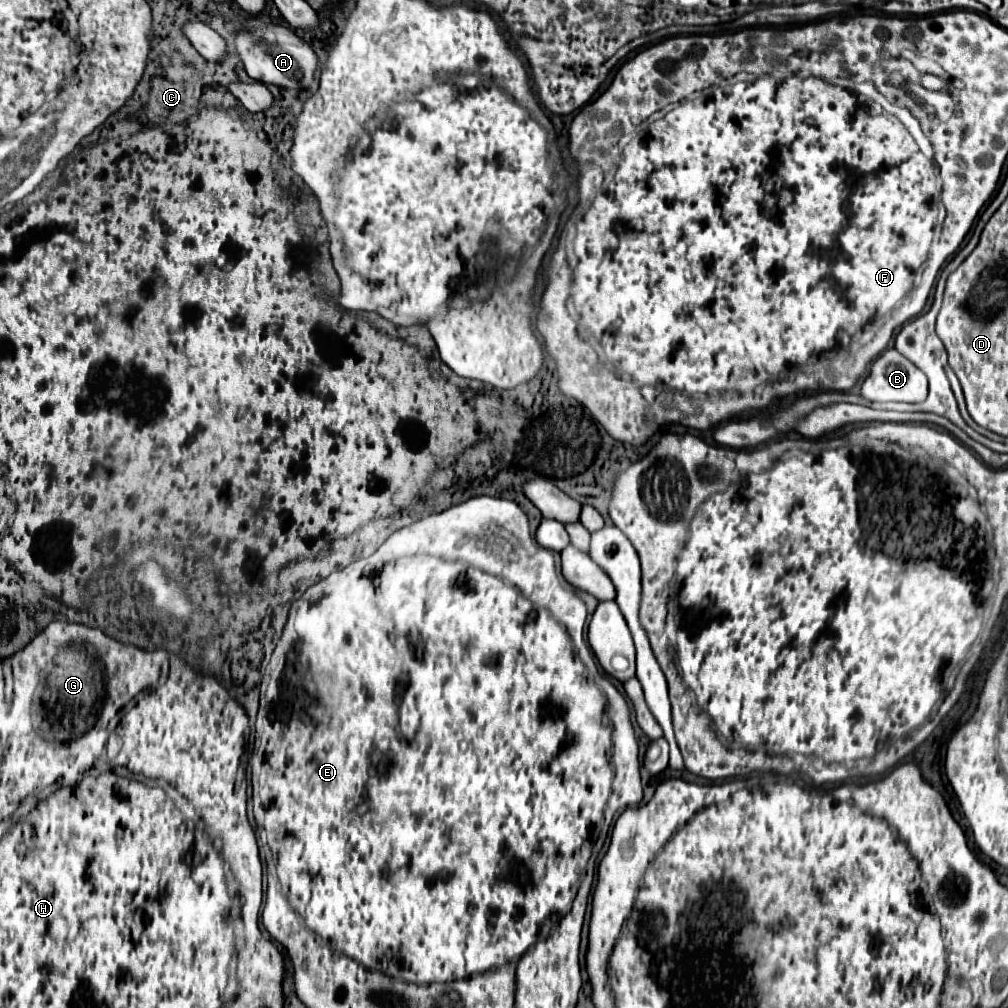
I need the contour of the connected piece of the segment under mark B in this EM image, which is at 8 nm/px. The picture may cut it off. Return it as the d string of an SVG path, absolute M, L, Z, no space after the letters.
M887 349L871 365L861 395L867 401L919 403L927 397L927 377L897 349Z

